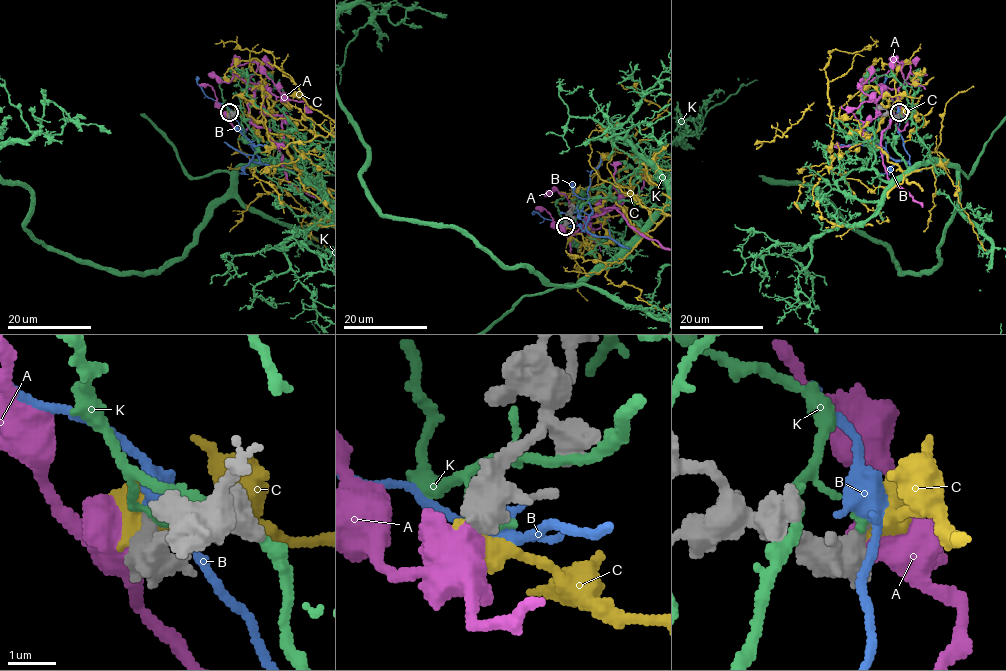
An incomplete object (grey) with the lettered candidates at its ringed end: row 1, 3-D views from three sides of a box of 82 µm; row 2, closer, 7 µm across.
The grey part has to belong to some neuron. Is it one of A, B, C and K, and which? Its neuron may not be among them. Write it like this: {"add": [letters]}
{"add": []}

